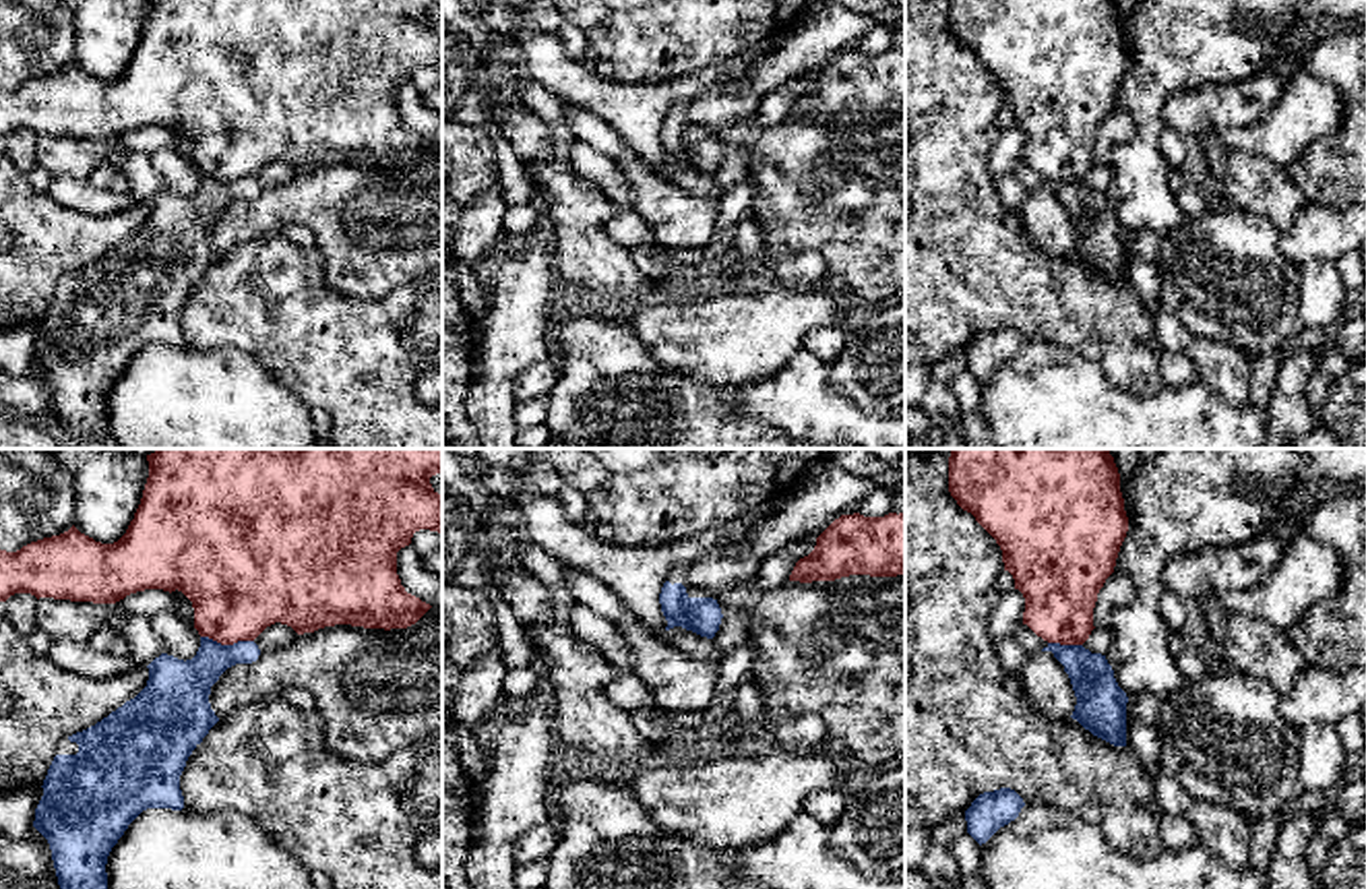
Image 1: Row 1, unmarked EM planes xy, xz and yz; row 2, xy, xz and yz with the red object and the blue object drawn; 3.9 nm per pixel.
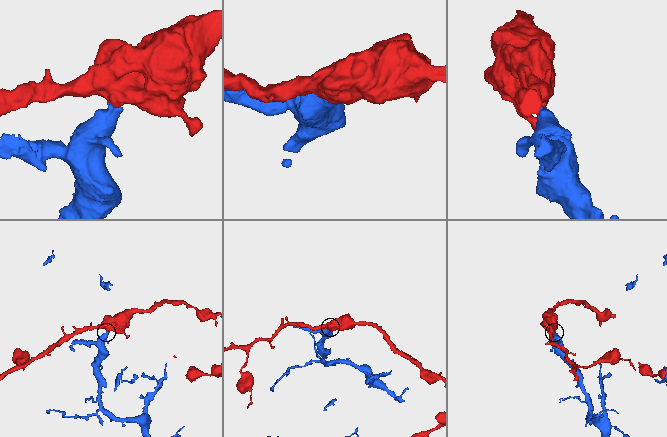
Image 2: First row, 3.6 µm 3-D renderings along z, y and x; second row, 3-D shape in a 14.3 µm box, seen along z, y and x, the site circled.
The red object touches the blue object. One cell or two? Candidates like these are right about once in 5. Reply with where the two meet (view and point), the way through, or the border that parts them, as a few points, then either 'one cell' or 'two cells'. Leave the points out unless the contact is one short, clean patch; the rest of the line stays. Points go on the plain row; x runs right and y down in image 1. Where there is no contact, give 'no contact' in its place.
xy (228, 180) | along xy (201, 172), (222, 180), (253, 178) | two cells

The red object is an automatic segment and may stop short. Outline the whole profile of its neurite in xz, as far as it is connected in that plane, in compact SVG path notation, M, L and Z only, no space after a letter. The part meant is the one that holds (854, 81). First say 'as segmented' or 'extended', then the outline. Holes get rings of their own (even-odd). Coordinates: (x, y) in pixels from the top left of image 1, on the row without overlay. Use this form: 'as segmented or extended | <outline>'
as segmented | M905 50L864 54L841 52L818 74L814 87L800 95L789 118L835 118L849 112L897 114L905 110Z

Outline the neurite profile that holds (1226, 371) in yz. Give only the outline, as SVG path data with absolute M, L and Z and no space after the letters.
M1197 339L1184 354L1199 374L1201 385L1234 405L1252 403L1252 360L1230 343Z

